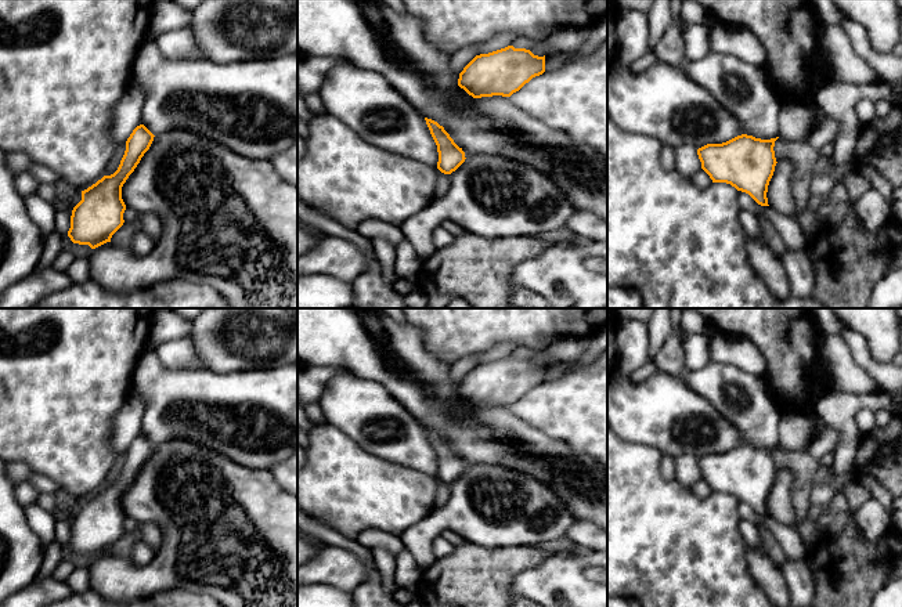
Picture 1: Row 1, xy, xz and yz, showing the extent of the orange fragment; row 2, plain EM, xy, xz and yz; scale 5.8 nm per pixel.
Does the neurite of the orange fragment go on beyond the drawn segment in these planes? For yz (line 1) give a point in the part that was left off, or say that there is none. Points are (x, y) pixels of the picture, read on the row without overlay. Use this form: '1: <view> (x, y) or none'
1: none

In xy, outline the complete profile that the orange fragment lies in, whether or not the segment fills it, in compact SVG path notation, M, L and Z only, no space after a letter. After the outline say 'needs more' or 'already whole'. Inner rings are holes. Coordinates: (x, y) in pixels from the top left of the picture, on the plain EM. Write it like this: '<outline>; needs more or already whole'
M144 434L137 436L126 451L118 480L82 501L82 510L72 520L68 541L73 553L95 559L111 552L112 545L125 532L126 514L122 509L122 496L149 459L154 447Z; already whole

